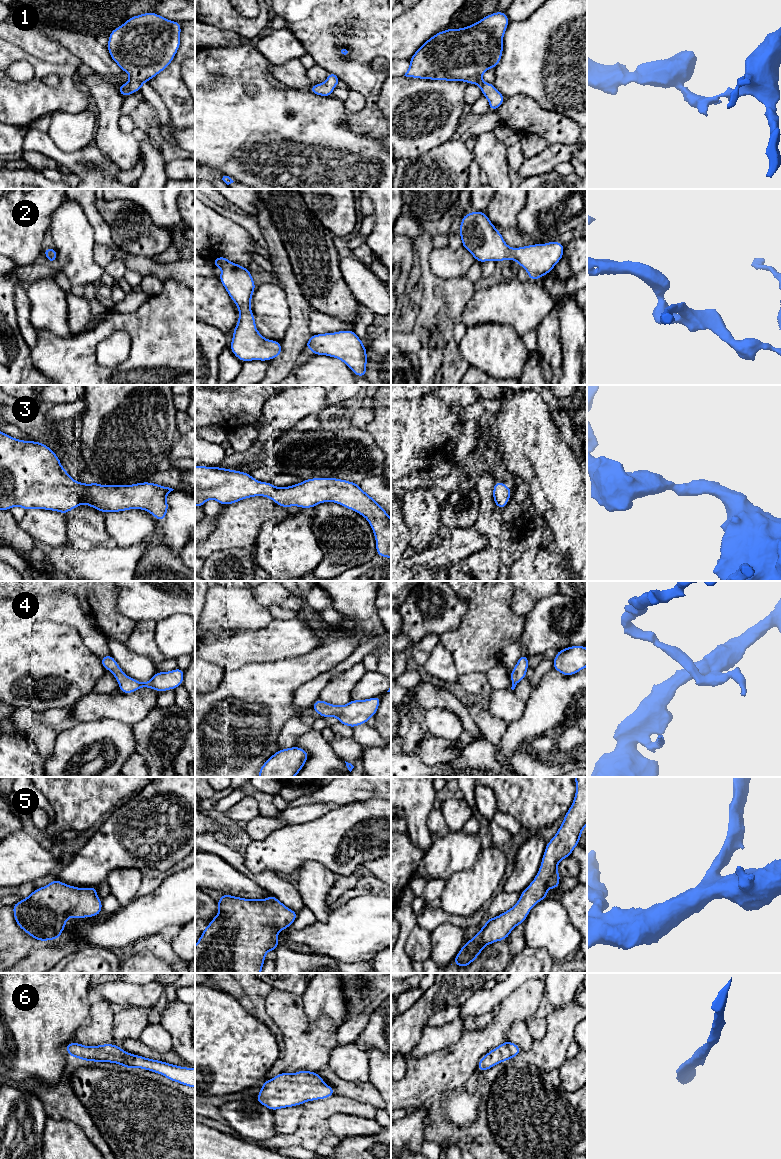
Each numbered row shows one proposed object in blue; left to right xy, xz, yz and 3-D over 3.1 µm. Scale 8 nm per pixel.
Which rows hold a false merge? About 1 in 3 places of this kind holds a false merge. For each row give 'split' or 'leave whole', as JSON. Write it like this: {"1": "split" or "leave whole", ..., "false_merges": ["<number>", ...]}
{"1": "leave whole", "2": "leave whole", "3": "leave whole", "4": "leave whole", "5": "leave whole", "6": "leave whole", "false_merges": []}

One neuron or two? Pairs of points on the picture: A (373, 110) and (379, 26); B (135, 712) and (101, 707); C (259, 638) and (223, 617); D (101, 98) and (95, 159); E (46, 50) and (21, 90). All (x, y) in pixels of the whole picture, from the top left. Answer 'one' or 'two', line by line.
A: one
B: one
C: two
D: two
E: one

